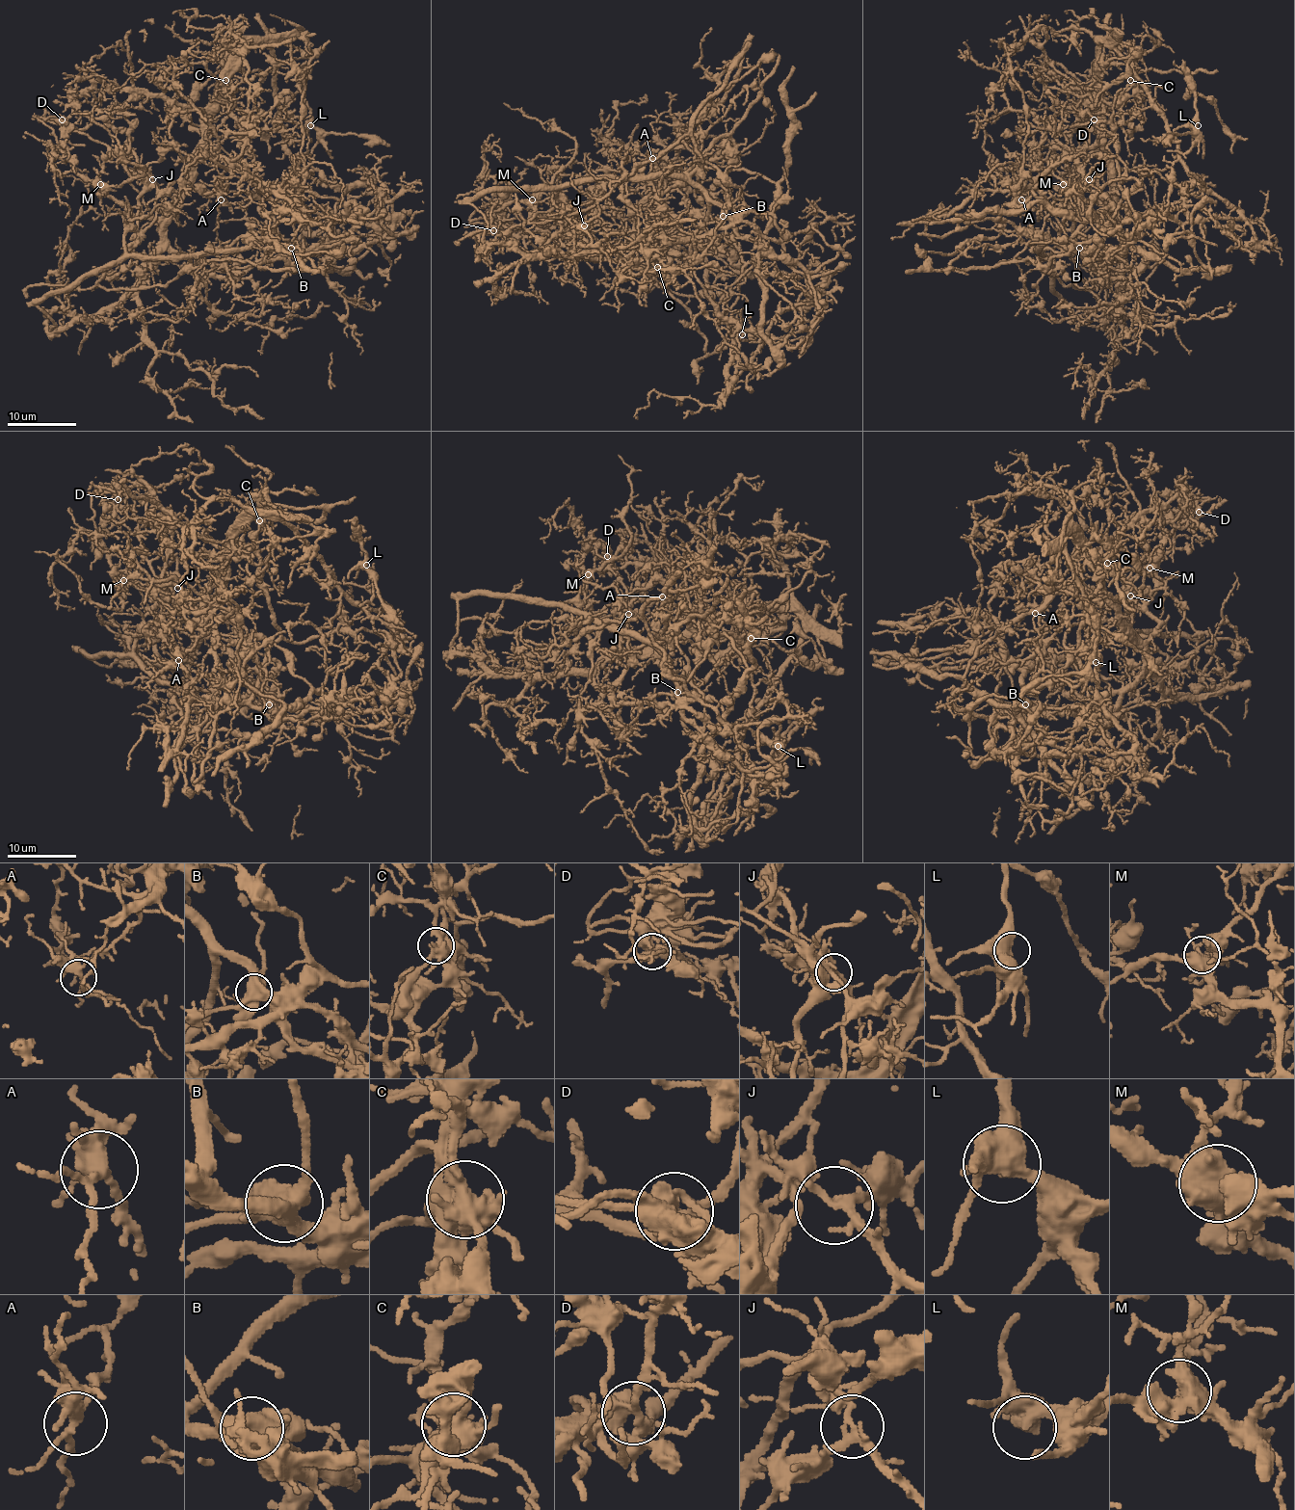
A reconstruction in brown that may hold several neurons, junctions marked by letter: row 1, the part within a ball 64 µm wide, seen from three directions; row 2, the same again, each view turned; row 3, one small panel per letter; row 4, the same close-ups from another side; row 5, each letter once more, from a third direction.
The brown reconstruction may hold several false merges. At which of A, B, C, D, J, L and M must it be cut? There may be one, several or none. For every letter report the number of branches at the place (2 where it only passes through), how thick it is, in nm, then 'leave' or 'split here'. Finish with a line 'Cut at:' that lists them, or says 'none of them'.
A: 4 | 320 nm | leave
B: 5 | 650 nm | split here
C: 4 | 500 nm | split here
D: 4 | 480 nm | split here
J: 4 | 200 nm | split here
L: 4 | 500 nm | leave
M: 4 | 550 nm | leave
Cut at: B, C, D, J

